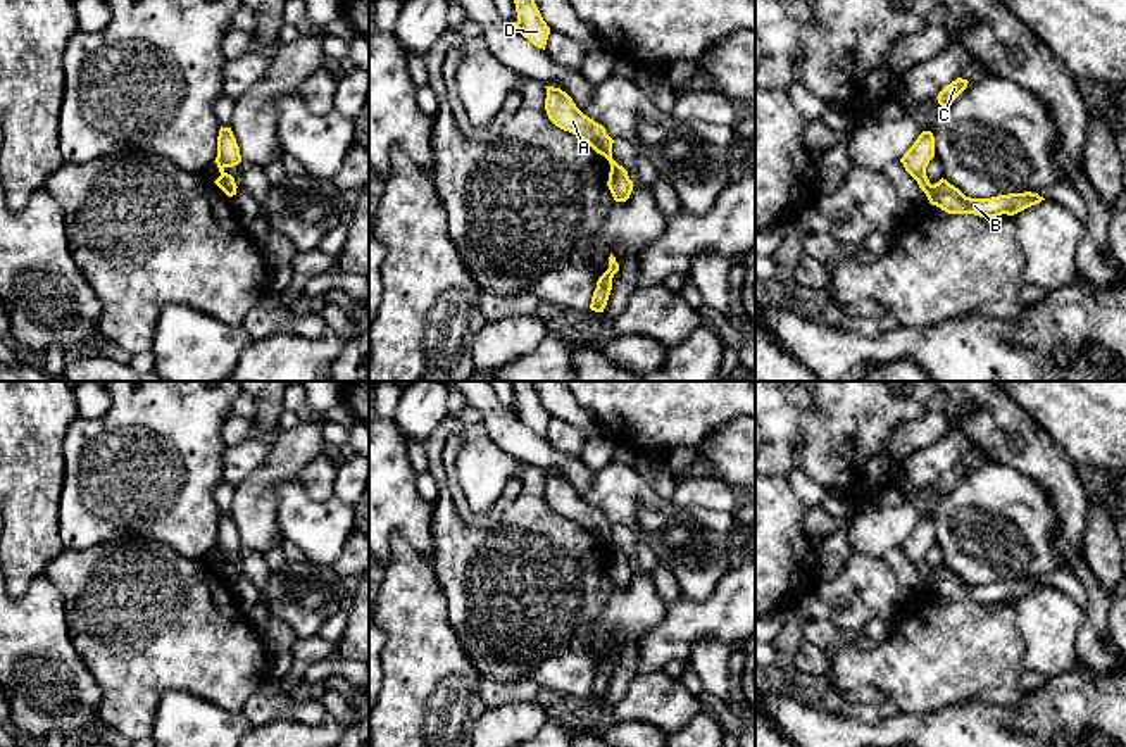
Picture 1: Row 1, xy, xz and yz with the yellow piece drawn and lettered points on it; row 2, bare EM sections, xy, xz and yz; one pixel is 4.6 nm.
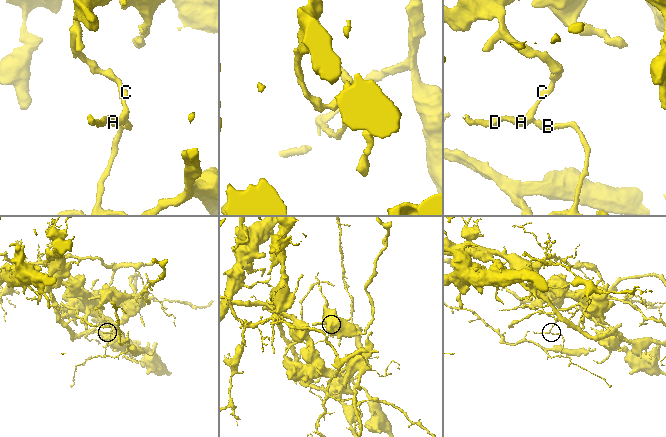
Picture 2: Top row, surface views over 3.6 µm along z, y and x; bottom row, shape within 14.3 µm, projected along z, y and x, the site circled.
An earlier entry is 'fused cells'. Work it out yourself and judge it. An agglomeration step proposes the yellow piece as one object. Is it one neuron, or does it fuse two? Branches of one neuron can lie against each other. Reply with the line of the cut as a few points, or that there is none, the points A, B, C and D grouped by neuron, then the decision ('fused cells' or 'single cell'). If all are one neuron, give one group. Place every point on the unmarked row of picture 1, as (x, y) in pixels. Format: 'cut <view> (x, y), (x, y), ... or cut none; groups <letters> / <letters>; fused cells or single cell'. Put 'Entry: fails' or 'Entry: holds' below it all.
cut xz (618, 551), (611, 554); groups A C D / B; fused cells
Entry: holds

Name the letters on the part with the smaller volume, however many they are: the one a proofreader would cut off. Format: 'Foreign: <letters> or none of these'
Foreign: B

